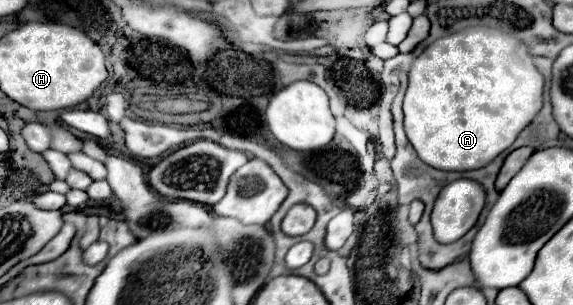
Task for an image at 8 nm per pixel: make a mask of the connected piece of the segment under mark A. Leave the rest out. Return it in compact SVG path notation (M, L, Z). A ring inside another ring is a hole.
M469 26L463 28L459 32L447 34L443 38L437 38L435 42L431 42L423 54L413 62L411 70L409 70L409 86L405 92L405 100L403 100L403 112L405 112L405 132L409 142L413 144L413 148L417 150L417 154L421 156L421 160L433 168L439 170L475 170L475 168L483 168L489 162L493 162L493 158L497 158L503 150L507 150L515 138L521 134L523 128L527 128L531 124L531 120L539 114L541 106L543 106L543 86L545 86L545 78L543 74L537 70L537 66L533 64L533 54L527 50L527 46L513 34L501 30L501 28L493 28L493 26Z

